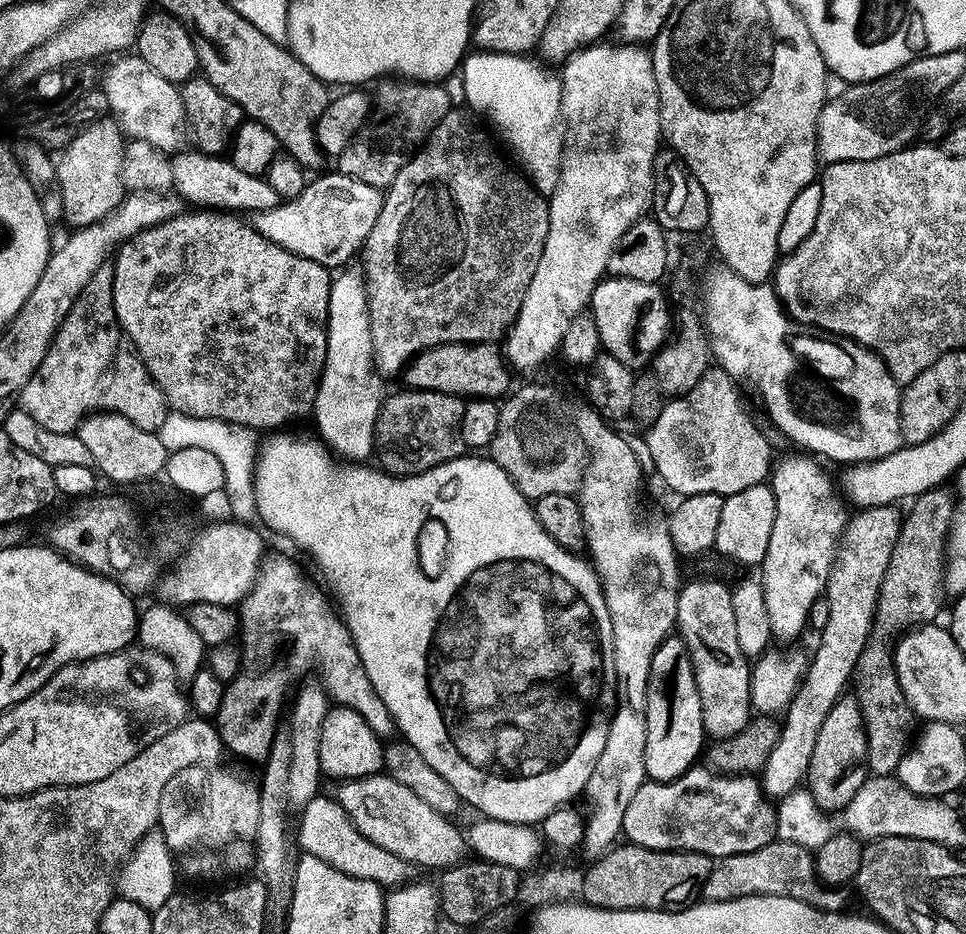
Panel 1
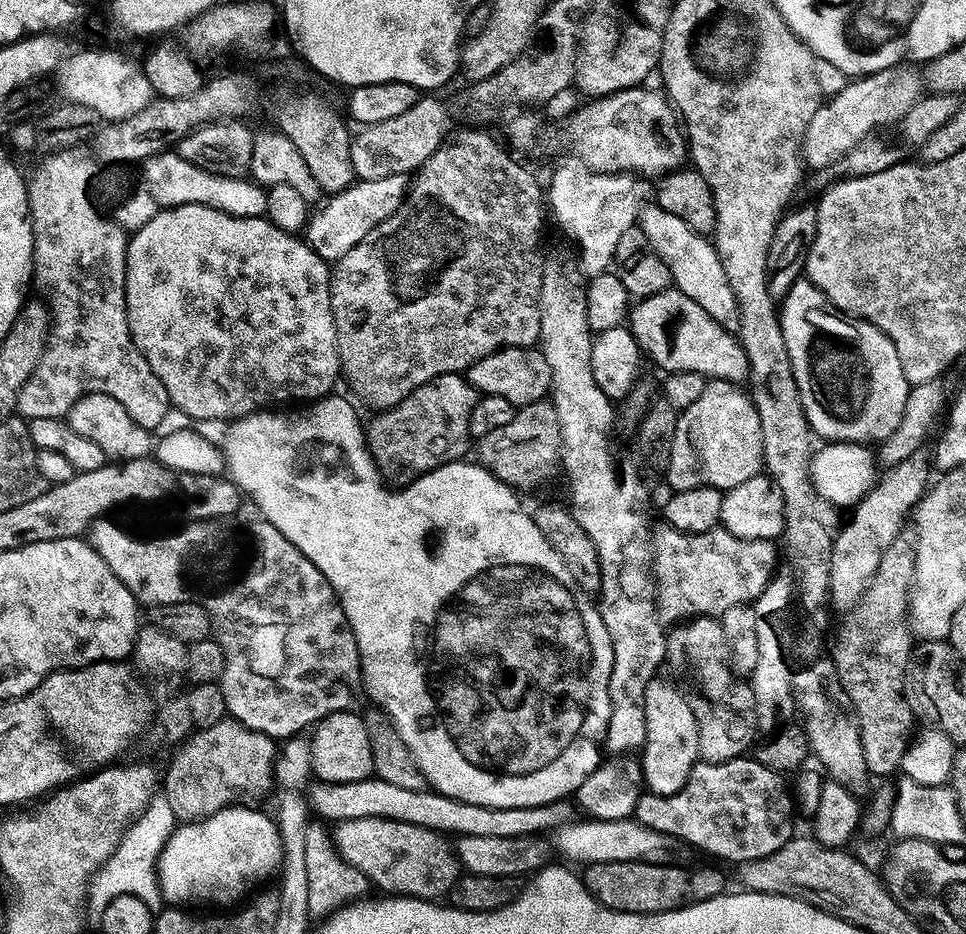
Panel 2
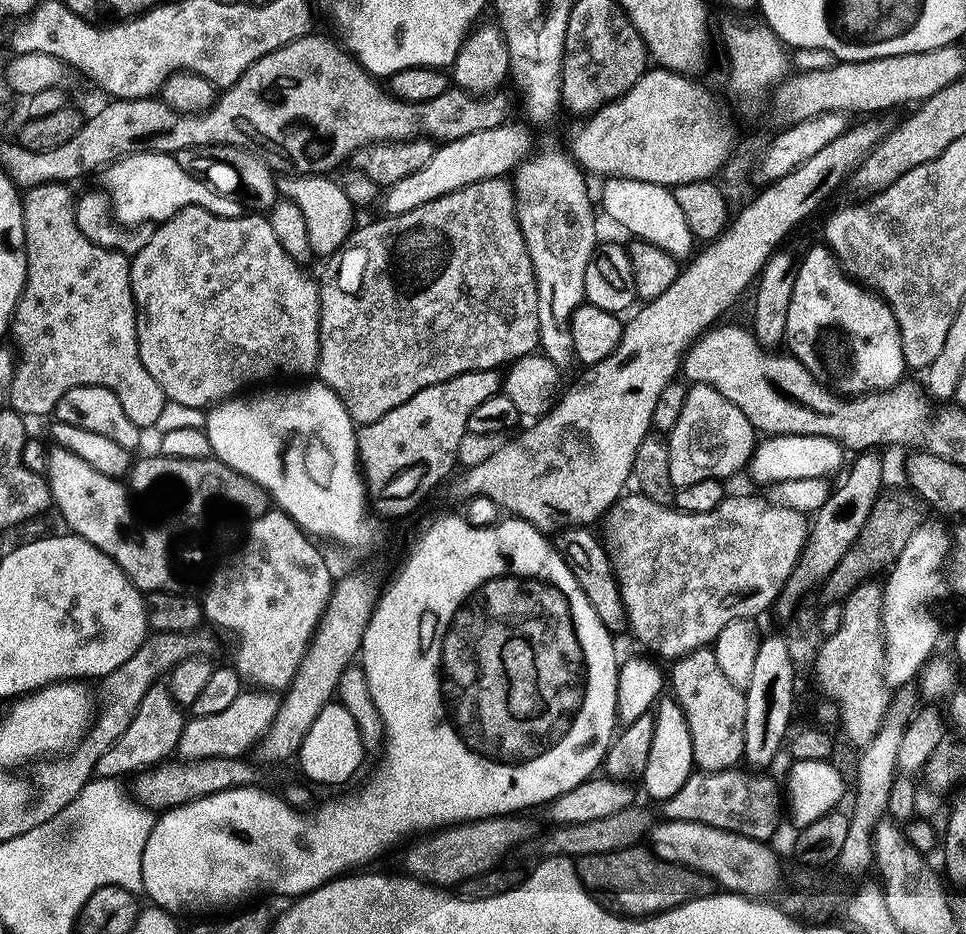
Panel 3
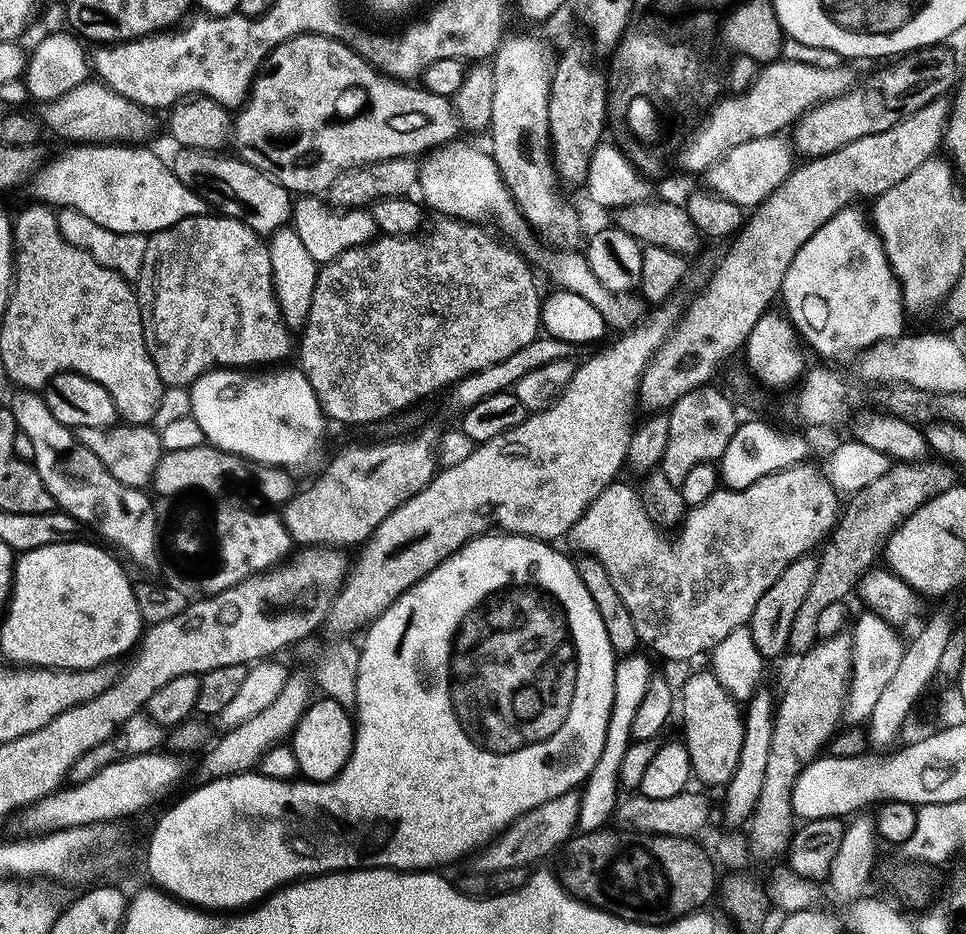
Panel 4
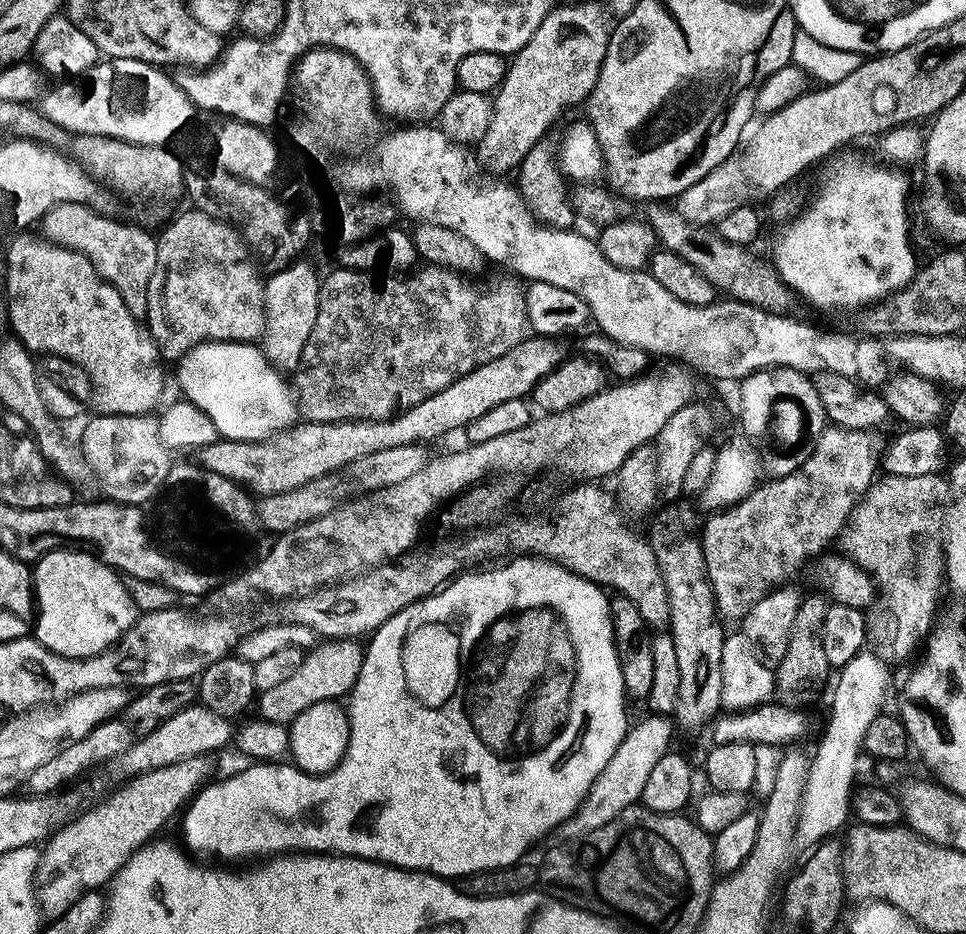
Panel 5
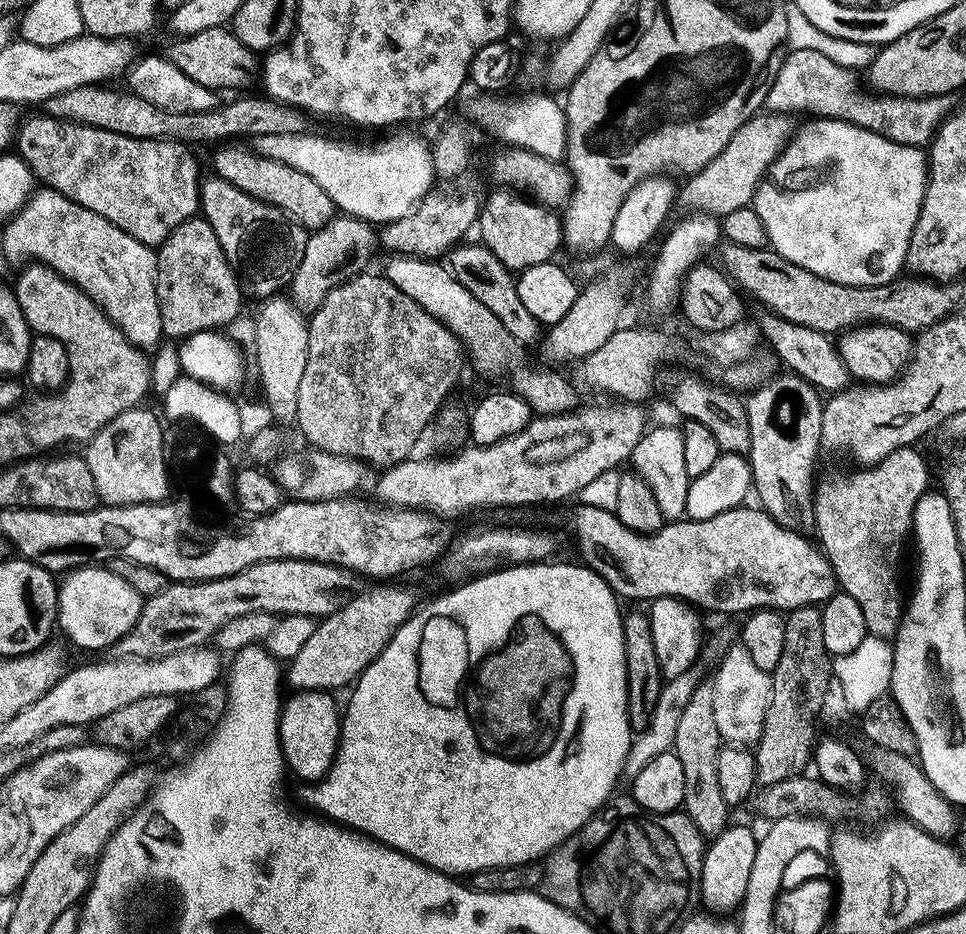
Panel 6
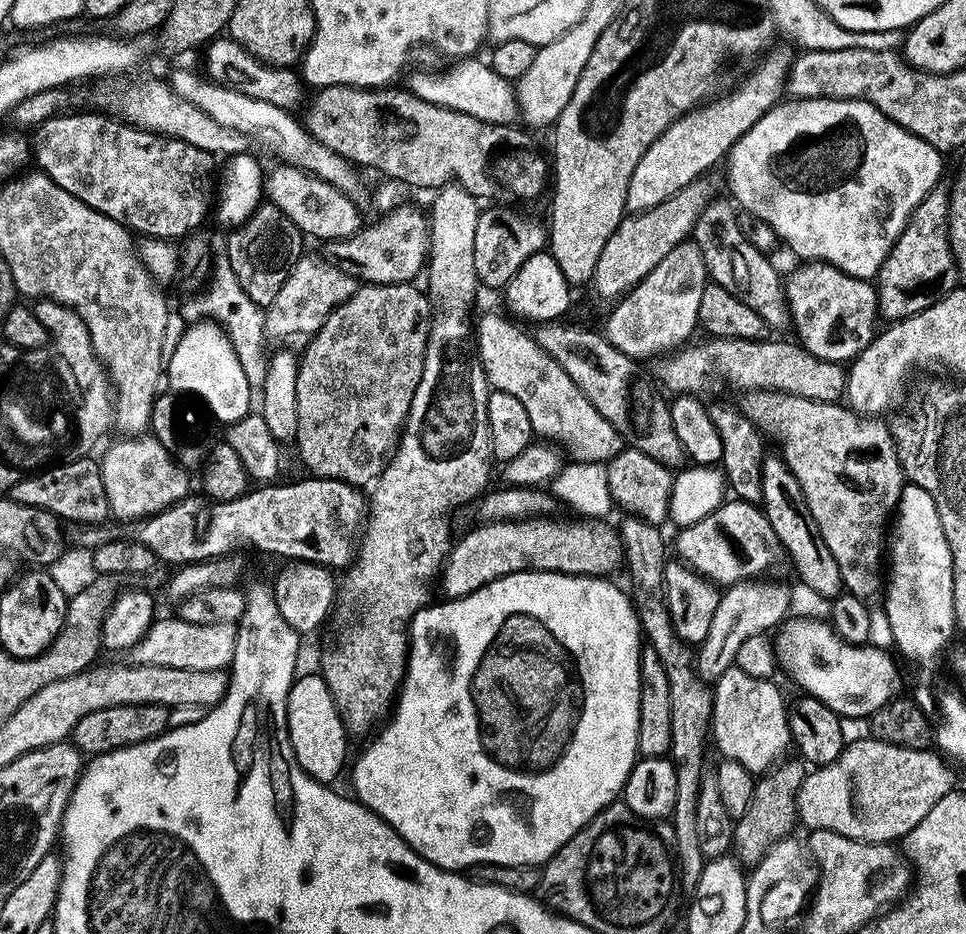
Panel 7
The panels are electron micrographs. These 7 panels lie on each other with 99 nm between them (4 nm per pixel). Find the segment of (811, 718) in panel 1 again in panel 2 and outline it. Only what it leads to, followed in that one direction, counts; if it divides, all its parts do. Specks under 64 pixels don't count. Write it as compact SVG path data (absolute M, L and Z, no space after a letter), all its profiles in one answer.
M923 451L915 452L910 458L906 458L902 462L898 462L893 468L887 469L879 477L878 482L872 485L872 489L864 496L863 500L855 505L851 513L853 516L845 524L844 529L840 533L839 531L835 533L832 542L833 554L830 558L828 588L830 604L833 609L836 607L838 611L844 612L844 614L851 613L856 603L862 598L870 578L874 578L874 570L878 570L878 562L882 562L882 554L886 554L886 549L890 546L890 542L894 542L894 538L898 538L900 531L906 527L906 521L913 515L913 508L923 498L930 484L930 479L928 480L927 476L930 460L929 457L927 460L924 455Z

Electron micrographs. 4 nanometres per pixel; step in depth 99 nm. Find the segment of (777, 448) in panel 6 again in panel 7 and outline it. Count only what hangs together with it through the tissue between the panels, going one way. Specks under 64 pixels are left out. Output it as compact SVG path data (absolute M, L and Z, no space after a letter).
M765 455L762 466L762 507L764 515L771 524L775 536L785 548L796 572L803 584L814 593L832 600L843 591L841 575L834 556L827 550L821 536L816 532L813 515L806 506L806 498L802 494L802 486L798 486L798 478L789 470L787 464L779 455Z

